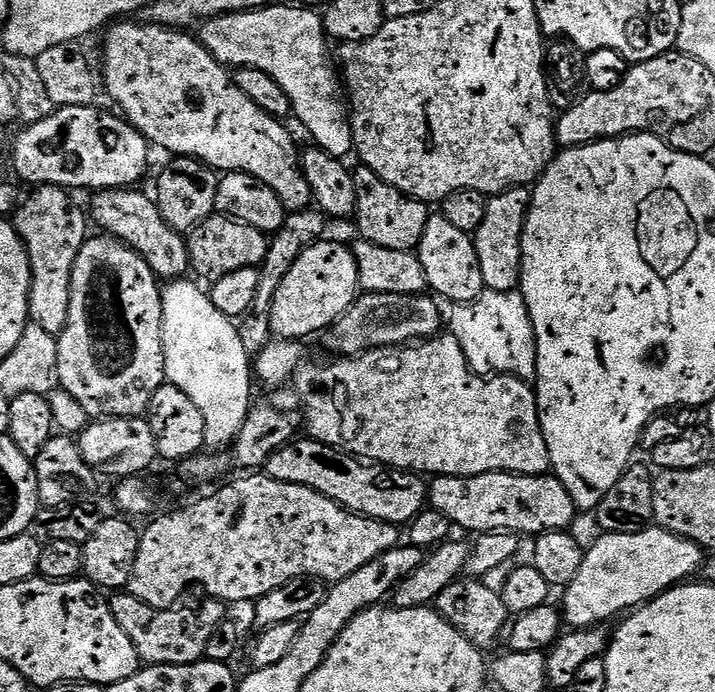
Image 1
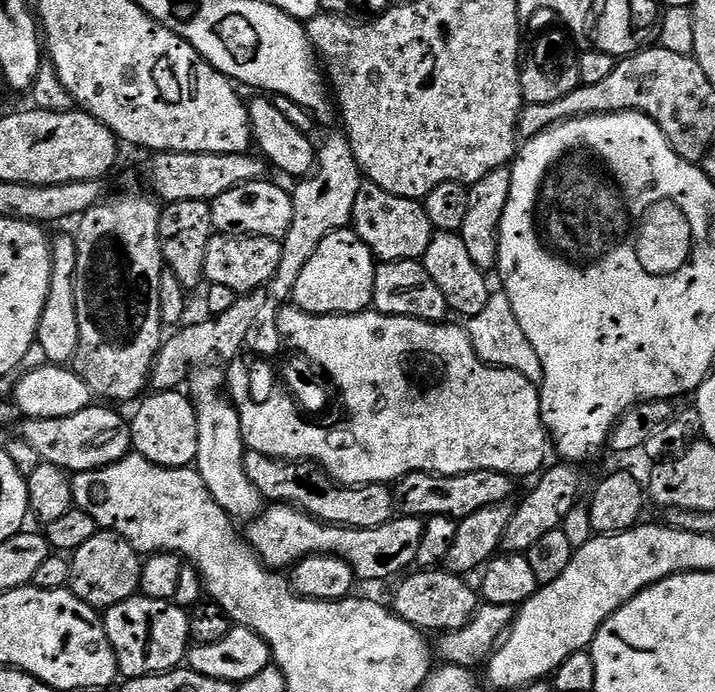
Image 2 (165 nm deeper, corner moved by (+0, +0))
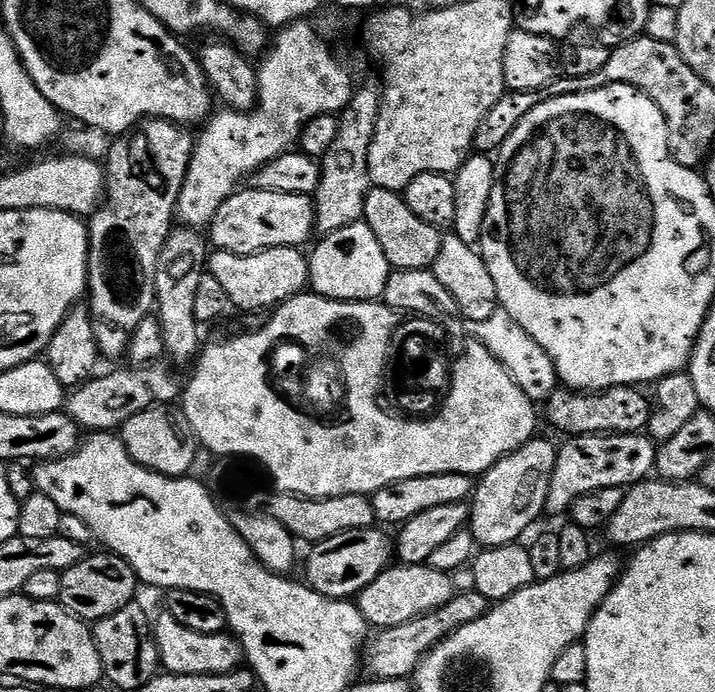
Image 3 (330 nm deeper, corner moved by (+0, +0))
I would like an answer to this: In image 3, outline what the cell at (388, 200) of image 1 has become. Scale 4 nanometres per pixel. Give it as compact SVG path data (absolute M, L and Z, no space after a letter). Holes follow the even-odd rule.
M369 187L366 194L366 206L364 207L363 223L374 230L374 238L378 238L378 246L382 246L382 254L386 254L386 262L389 269L405 272L406 270L431 269L433 262L438 258L438 250L442 239L441 229L430 226L430 222L422 222L418 214L410 211L406 206L403 195L399 192L391 192L385 188Z

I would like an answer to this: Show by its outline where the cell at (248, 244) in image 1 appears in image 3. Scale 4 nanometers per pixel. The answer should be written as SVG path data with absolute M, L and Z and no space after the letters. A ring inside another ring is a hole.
M271 248L254 254L216 250L209 255L206 272L226 290L235 311L272 310L290 297L301 295L309 287L308 256L302 253L300 248Z

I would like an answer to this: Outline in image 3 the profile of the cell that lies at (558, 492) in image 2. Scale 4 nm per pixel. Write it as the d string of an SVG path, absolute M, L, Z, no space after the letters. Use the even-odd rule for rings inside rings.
M639 432L630 434L597 434L595 436L574 436L563 441L559 445L554 468L554 478L550 478L550 490L546 494L545 513L550 517L560 516L569 511L575 500L582 498L582 494L590 494L594 490L603 488L623 488L640 483L641 480L649 479L656 467L657 445L647 435Z

